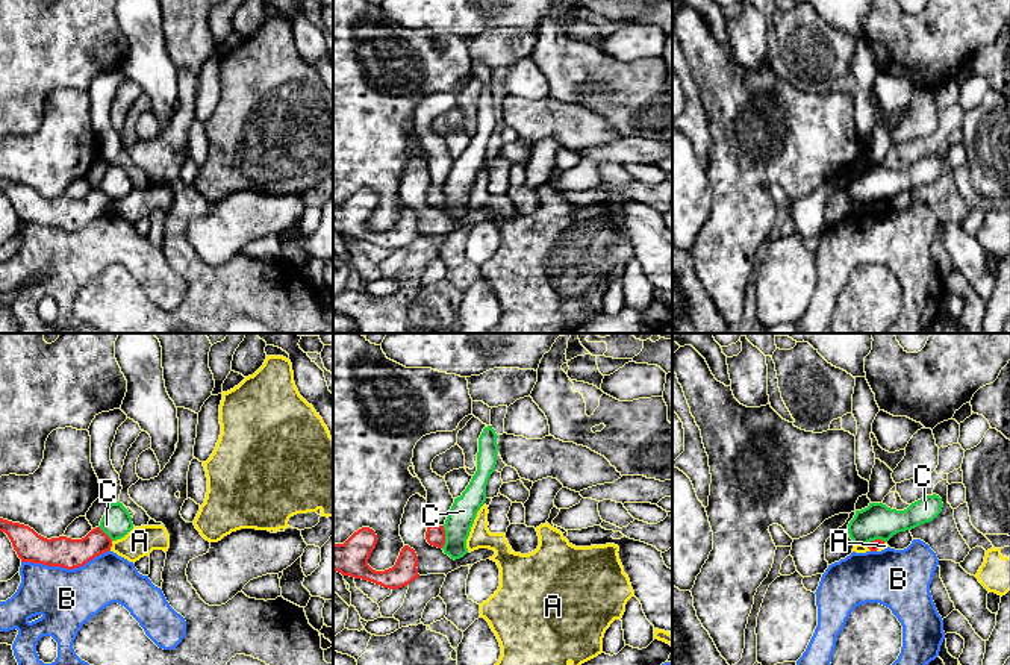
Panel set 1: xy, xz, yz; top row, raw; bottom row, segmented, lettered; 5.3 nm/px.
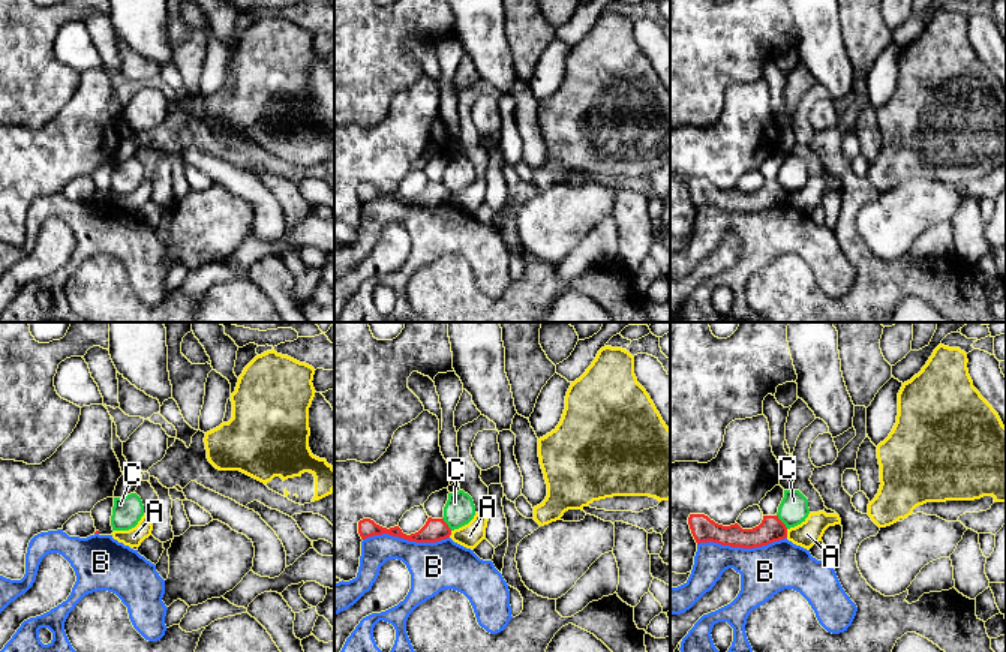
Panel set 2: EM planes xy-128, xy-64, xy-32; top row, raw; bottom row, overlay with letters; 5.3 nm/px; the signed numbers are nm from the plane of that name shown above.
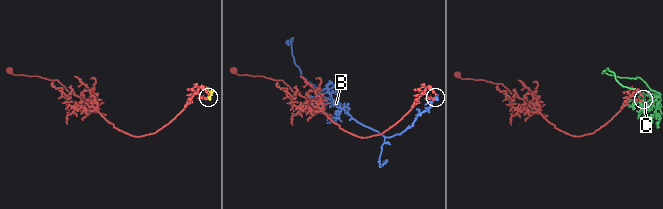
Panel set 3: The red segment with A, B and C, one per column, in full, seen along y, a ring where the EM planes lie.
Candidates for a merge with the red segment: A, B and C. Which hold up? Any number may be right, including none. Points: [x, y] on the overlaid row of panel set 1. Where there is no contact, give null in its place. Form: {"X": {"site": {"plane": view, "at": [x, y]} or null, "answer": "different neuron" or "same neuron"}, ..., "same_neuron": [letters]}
{"A": {"site": {"plane": "xy", "at": [111, 546]}, "answer": "different neuron"}, "B": {"site": {"plane": "xy", "at": [65, 567]}, "answer": "different neuron"}, "C": {"site": {"plane": "xz", "at": [444, 536]}, "answer": "different neuron"}, "same_neuron": []}

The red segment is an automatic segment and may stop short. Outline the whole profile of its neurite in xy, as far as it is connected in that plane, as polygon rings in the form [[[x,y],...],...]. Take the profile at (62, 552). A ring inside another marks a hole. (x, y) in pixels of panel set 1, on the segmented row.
[[[0,518],[0,532],[8,535],[21,562],[67,570],[83,567],[112,547],[112,539],[100,527],[82,539],[67,536],[47,539],[29,526]]]

